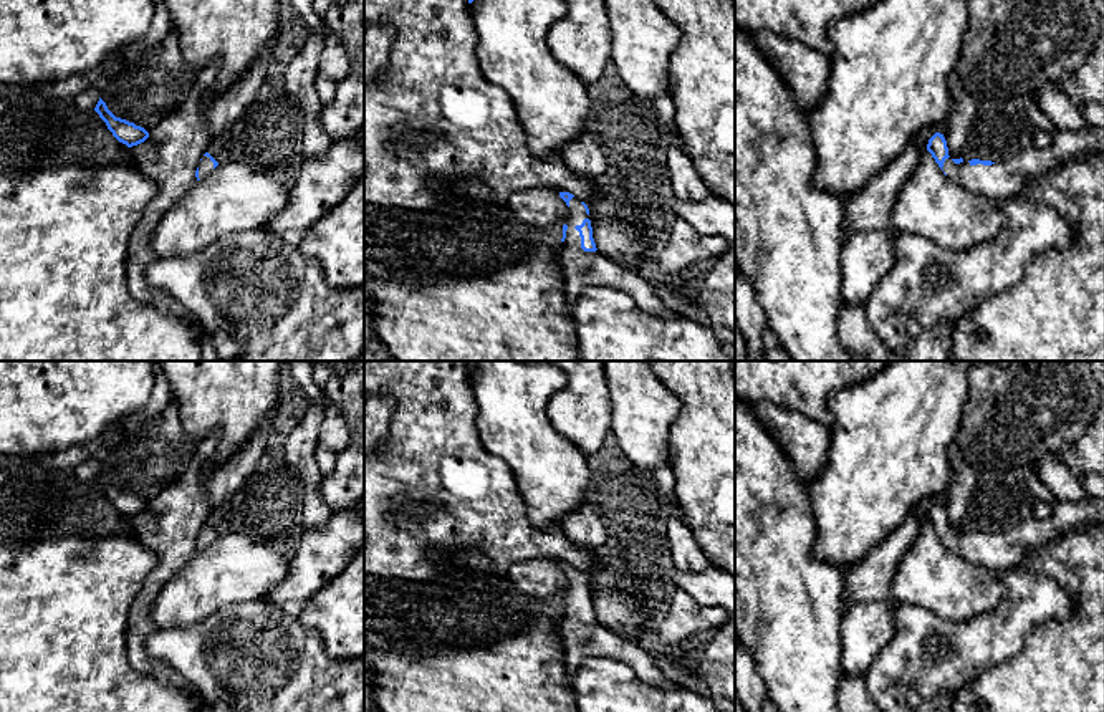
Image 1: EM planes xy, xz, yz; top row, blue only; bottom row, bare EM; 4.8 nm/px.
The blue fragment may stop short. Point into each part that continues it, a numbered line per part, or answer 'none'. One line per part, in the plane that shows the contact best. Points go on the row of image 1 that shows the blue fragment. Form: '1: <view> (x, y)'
1: xz (581, 269)

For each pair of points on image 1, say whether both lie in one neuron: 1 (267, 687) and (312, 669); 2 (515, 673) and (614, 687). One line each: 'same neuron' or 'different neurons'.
1: same neuron
2: different neurons

